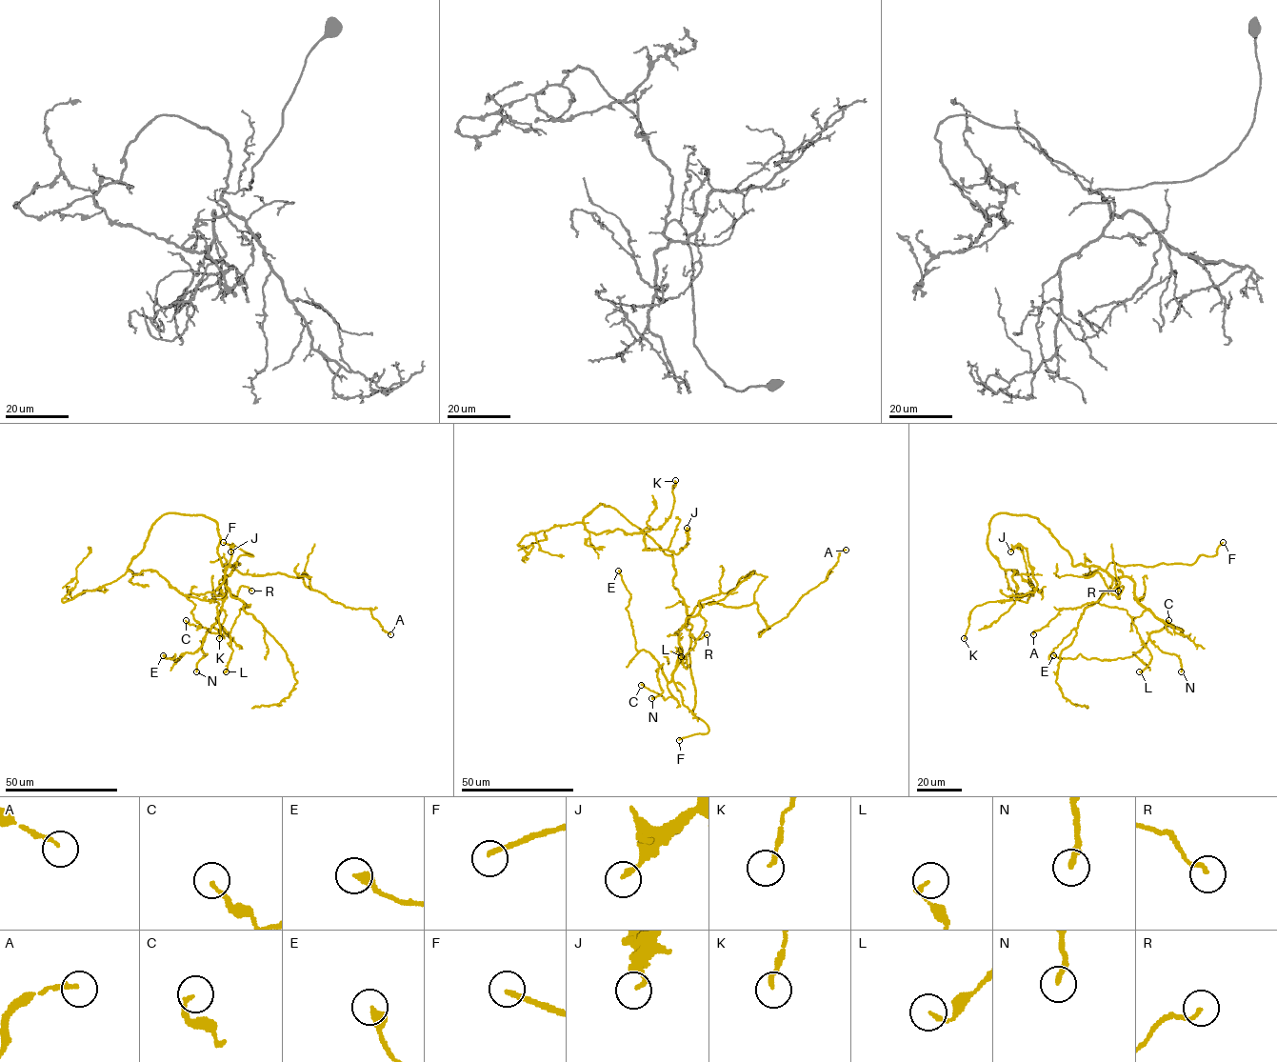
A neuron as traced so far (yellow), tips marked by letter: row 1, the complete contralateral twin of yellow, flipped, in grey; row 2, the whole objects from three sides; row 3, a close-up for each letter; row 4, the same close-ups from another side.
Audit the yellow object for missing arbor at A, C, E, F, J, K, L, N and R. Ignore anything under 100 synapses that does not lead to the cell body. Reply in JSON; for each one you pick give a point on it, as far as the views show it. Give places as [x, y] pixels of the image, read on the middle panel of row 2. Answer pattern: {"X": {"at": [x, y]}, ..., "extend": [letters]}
{"F": {"at": [679, 740]}, "extend": ["F"]}

